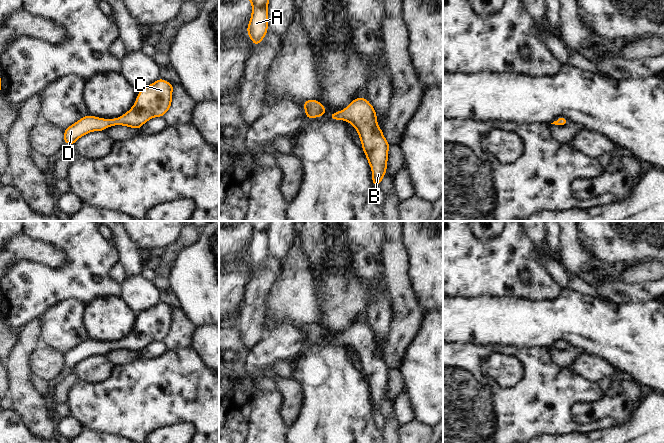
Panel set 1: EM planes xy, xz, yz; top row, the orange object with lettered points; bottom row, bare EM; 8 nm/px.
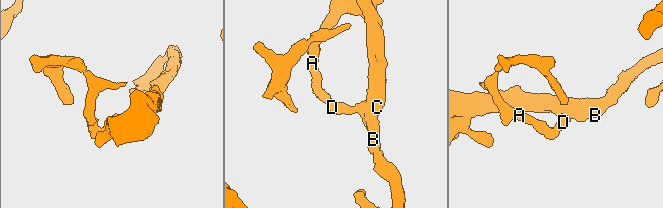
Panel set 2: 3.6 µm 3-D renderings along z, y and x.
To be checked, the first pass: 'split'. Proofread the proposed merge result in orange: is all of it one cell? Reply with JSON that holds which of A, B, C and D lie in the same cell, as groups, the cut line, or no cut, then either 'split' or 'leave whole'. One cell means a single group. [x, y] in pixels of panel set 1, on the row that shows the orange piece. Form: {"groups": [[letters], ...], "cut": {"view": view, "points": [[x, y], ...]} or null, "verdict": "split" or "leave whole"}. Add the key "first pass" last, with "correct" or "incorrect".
{"groups": [["A", "B", "C", "D"]], "cut": null, "verdict": "leave whole", "first pass": "incorrect"}

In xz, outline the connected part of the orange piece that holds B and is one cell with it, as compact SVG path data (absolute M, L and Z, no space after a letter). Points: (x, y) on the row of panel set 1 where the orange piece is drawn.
M355 98L343 111L331 113L332 120L346 120L358 131L362 149L372 168L372 183L379 187L387 172L388 149L382 129L377 125L377 115L373 106L365 98Z

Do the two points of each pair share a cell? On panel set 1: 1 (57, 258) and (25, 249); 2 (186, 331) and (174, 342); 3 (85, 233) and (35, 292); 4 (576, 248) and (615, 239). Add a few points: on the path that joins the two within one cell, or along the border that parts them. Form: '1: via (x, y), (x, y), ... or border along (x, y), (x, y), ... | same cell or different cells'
1: via (49, 255), (33, 251) | same cell
2: via (183, 333), (177, 339) | same cell
3: via (84, 251), (84, 256), (53, 285) | same cell
4: border along (577, 231), (586, 249), (593, 257) | different cells

